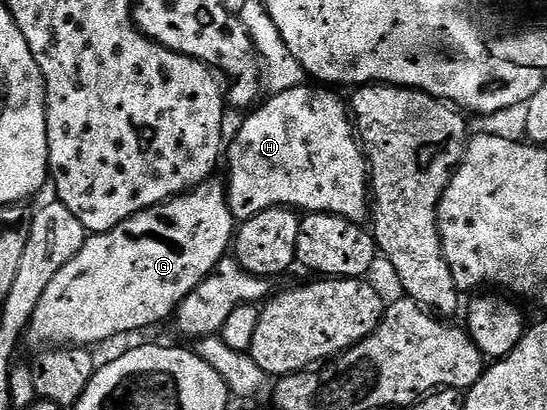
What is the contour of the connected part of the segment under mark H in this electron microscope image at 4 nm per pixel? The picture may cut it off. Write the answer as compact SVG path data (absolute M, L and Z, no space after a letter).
M304 82L297 88L270 95L265 105L262 103L246 115L250 116L242 122L241 129L233 136L233 141L230 144L228 141L227 191L229 209L234 221L244 222L263 210L279 207L292 208L301 214L326 212L332 216L342 216L344 220L359 225L364 225L370 219L369 162L361 151L361 142L357 139L355 124L347 111L346 101L344 104L333 93L336 91L328 87L308 86L309 84Z

